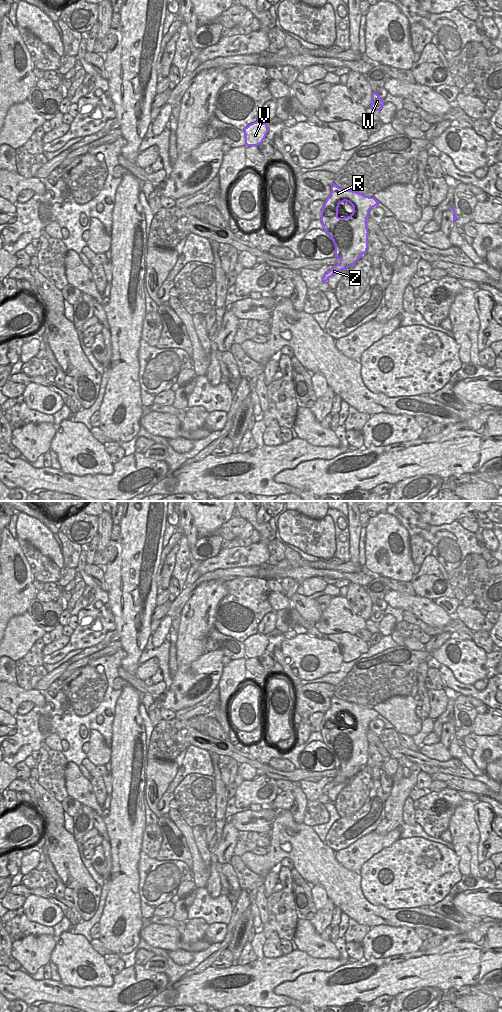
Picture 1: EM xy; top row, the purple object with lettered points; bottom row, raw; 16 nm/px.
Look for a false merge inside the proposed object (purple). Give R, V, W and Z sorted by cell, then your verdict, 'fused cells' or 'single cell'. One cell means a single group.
groups R V W Z; single cell

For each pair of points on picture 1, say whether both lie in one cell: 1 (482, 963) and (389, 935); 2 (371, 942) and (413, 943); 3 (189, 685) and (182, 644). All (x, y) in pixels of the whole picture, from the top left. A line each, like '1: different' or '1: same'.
1: different
2: same
3: different

